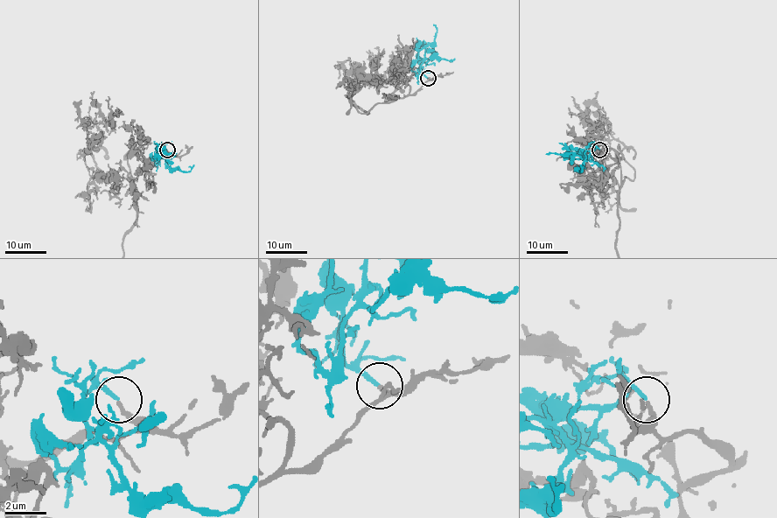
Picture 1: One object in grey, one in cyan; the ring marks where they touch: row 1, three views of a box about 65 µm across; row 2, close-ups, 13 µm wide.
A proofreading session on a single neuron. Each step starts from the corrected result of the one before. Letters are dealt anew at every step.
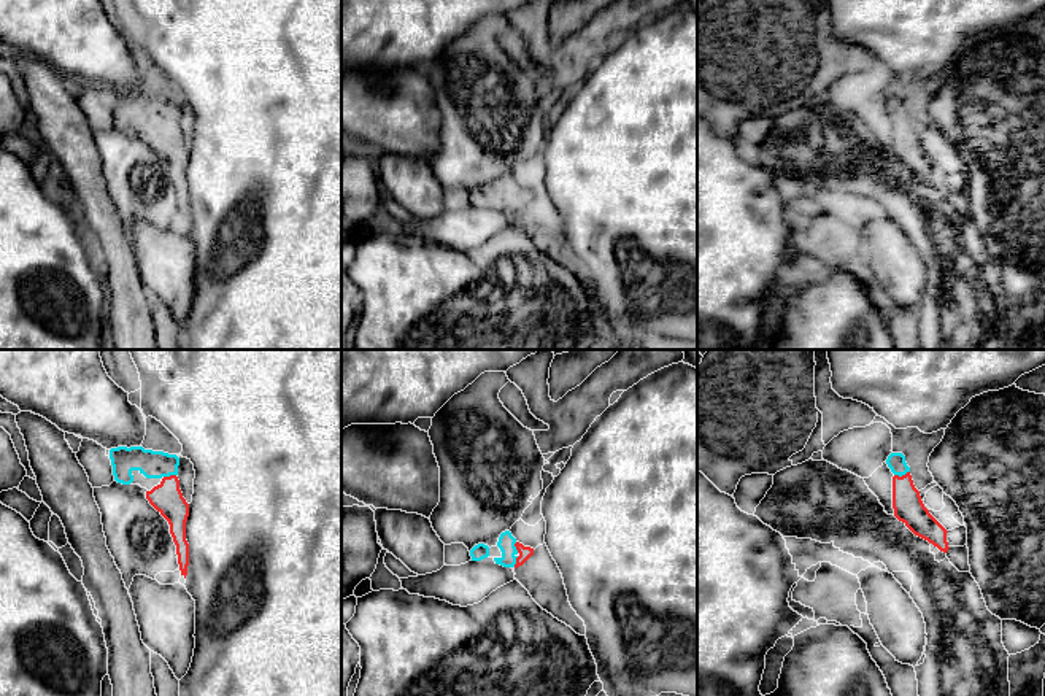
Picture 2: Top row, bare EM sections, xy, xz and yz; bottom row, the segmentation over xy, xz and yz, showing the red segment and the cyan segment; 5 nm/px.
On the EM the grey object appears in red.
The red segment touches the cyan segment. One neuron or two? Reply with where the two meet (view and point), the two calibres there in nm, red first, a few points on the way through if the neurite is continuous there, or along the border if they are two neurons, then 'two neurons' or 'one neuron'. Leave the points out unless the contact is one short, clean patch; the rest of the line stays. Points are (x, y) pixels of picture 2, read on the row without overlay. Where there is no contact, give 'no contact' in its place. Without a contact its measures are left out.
meets red in yz at (902, 119); 150 nm thick on the red side, 100 nm on the other; runs through yz (907, 148), (902, 119), (896, 105); one neuron

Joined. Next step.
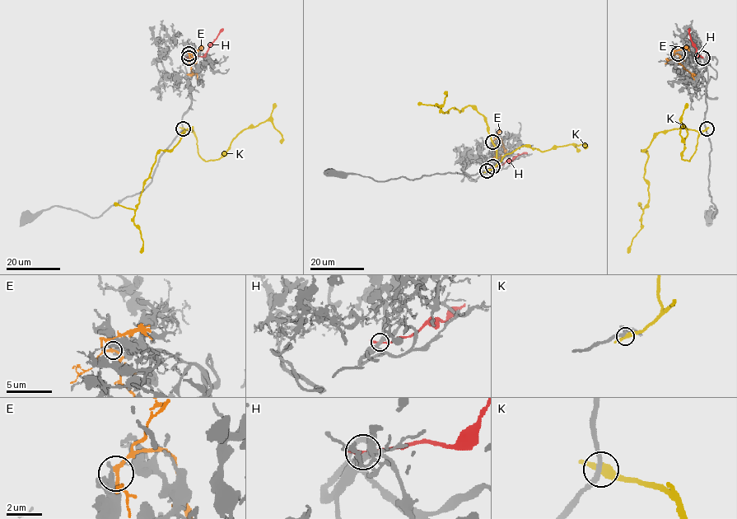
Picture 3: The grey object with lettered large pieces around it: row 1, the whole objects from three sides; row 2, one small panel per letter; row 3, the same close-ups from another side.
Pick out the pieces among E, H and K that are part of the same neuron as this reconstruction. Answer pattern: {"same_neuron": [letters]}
{"same_neuron": []}

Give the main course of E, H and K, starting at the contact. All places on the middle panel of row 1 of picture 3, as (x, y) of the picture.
E: (492, 142), (495, 156), (501, 158)
H: (492, 166), (527, 152)
K: (487, 170), (497, 163), (485, 118), (471, 106), (443, 113), (437, 105), (444, 103), (445, 92)

